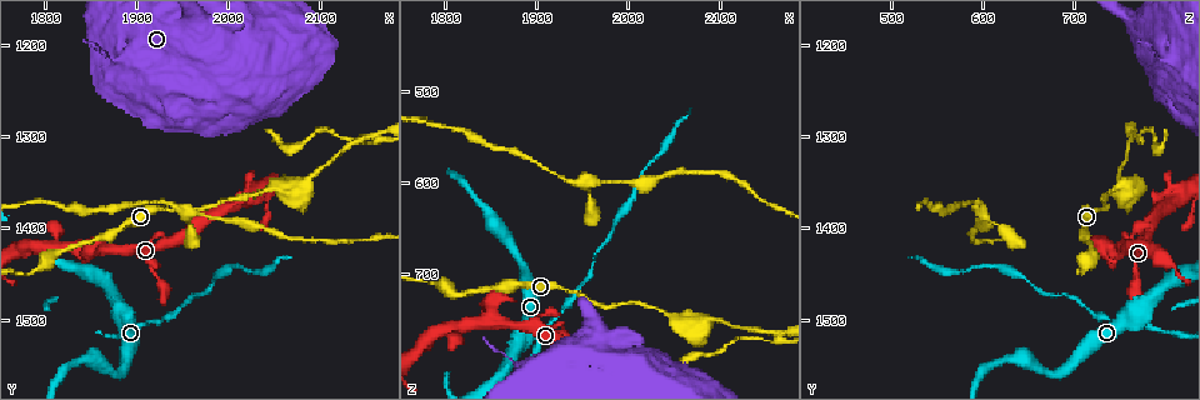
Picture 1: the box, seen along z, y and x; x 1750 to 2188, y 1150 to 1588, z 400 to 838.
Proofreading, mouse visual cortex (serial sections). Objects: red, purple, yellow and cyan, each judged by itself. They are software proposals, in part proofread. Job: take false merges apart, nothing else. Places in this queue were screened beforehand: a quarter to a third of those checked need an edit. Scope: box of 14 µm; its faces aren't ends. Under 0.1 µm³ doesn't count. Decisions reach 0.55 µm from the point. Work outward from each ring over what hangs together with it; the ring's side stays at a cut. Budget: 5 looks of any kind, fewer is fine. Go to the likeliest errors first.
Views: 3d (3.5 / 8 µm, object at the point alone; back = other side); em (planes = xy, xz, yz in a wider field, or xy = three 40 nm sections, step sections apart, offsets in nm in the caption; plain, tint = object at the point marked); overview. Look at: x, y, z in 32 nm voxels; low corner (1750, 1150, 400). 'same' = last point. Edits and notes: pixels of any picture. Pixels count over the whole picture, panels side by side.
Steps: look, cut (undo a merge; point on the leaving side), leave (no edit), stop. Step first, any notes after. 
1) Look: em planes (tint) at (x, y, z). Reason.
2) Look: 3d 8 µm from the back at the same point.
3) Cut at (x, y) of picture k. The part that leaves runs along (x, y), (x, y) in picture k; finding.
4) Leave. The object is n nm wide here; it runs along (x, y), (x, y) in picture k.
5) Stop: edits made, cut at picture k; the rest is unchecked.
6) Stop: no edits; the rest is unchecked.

Look: 3d 8 µm at (1850, 1425, 750). Sharp bend.

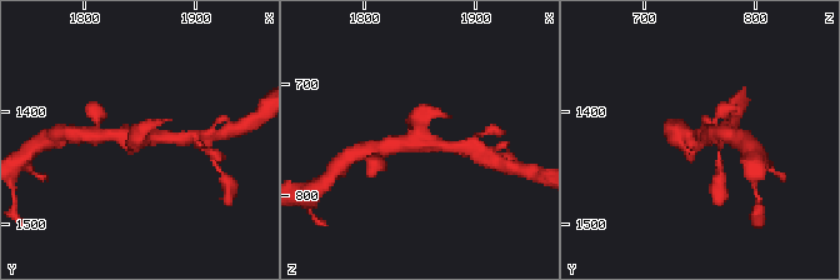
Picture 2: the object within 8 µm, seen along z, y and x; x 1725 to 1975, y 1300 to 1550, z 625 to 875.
Look: em xy step 3 (tint) at (1852, 1424, 746). Now the EM.

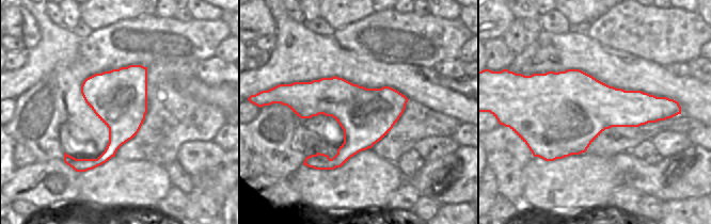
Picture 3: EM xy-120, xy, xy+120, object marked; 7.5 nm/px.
Leave. It runs along (176, 138), (108, 135) in picture 2; continuous, no second cell.

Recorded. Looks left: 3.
Look: 3d 3.5 µm at (2090, 1340, 745). Sudden change in width.

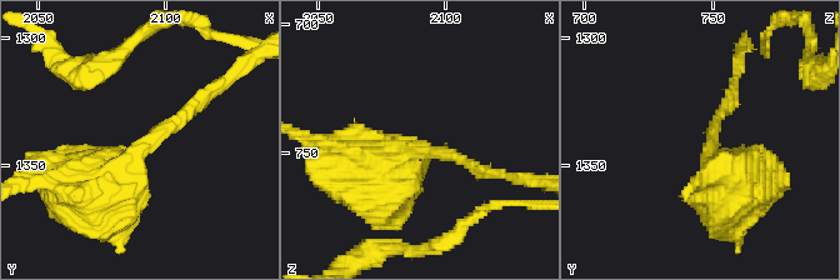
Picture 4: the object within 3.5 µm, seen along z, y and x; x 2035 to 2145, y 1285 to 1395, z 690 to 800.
Look: em xy step 5 (tint) at (2091, 1342, 750).

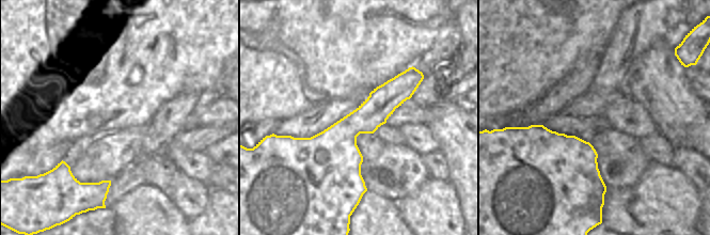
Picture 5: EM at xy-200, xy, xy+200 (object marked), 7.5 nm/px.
Look: em xy step 1 (tint) at the same point.

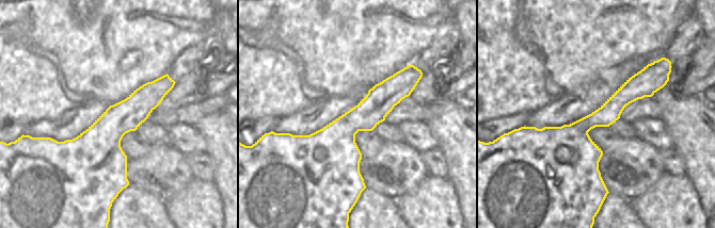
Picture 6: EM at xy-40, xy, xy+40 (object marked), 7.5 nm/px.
Leave. The arms are 150, 800 nm wide; it runs along (78, 189), (108, 185), (204, 96) in picture 4; one cell here.

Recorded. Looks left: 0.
Stop: no edits; the rest is unchecked.

